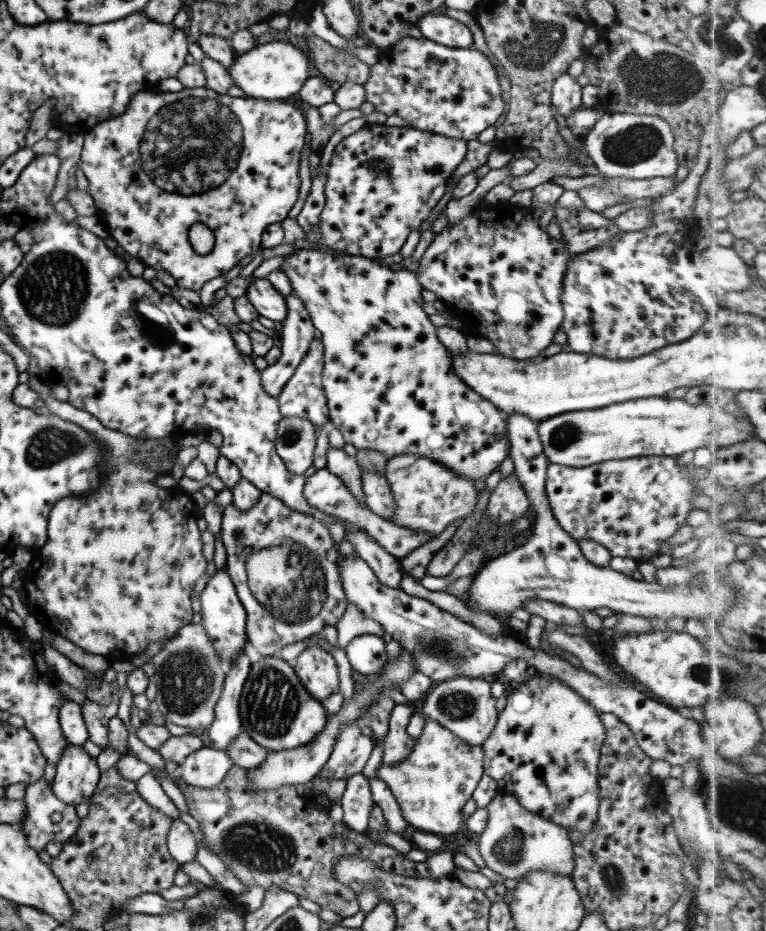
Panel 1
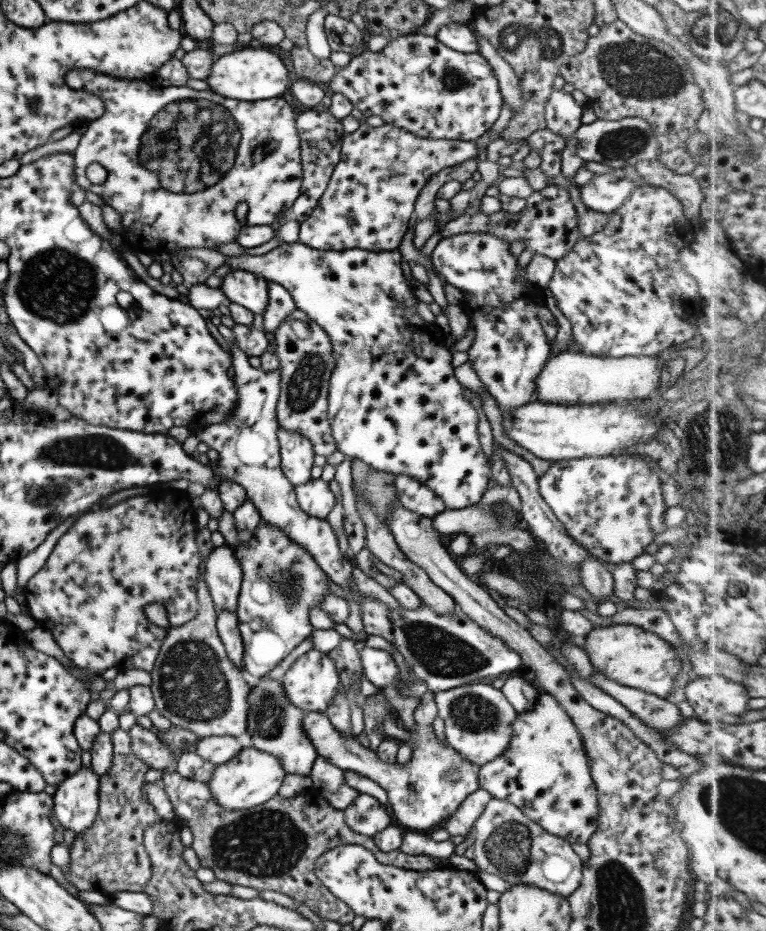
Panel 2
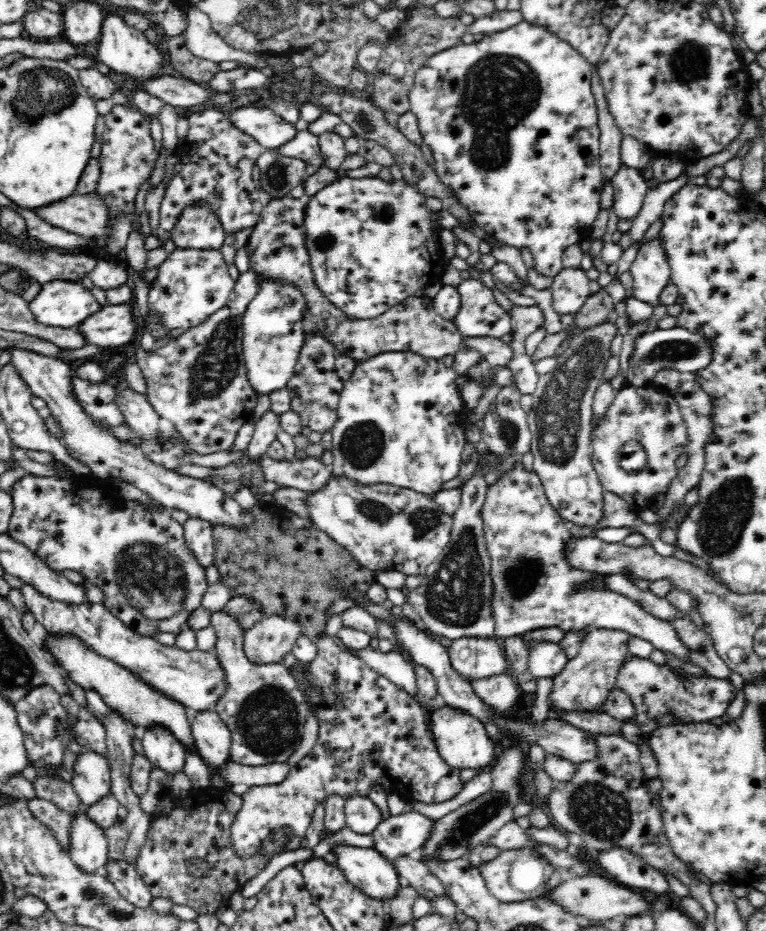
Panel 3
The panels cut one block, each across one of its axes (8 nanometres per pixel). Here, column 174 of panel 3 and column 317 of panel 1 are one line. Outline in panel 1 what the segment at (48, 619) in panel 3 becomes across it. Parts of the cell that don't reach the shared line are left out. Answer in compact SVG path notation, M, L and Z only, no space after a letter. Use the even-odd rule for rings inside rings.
M314 645L306 648L293 666L296 676L317 701L340 692L338 666L334 660L328 651Z

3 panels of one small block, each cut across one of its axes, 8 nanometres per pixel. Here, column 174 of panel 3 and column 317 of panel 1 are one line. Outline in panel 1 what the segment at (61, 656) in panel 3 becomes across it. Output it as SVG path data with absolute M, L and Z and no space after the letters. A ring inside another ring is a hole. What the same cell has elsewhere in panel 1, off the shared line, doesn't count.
M265 655L251 664L239 700L241 726L258 745L268 751L298 749L314 741L327 722L326 709L296 676L294 667L278 655Z

